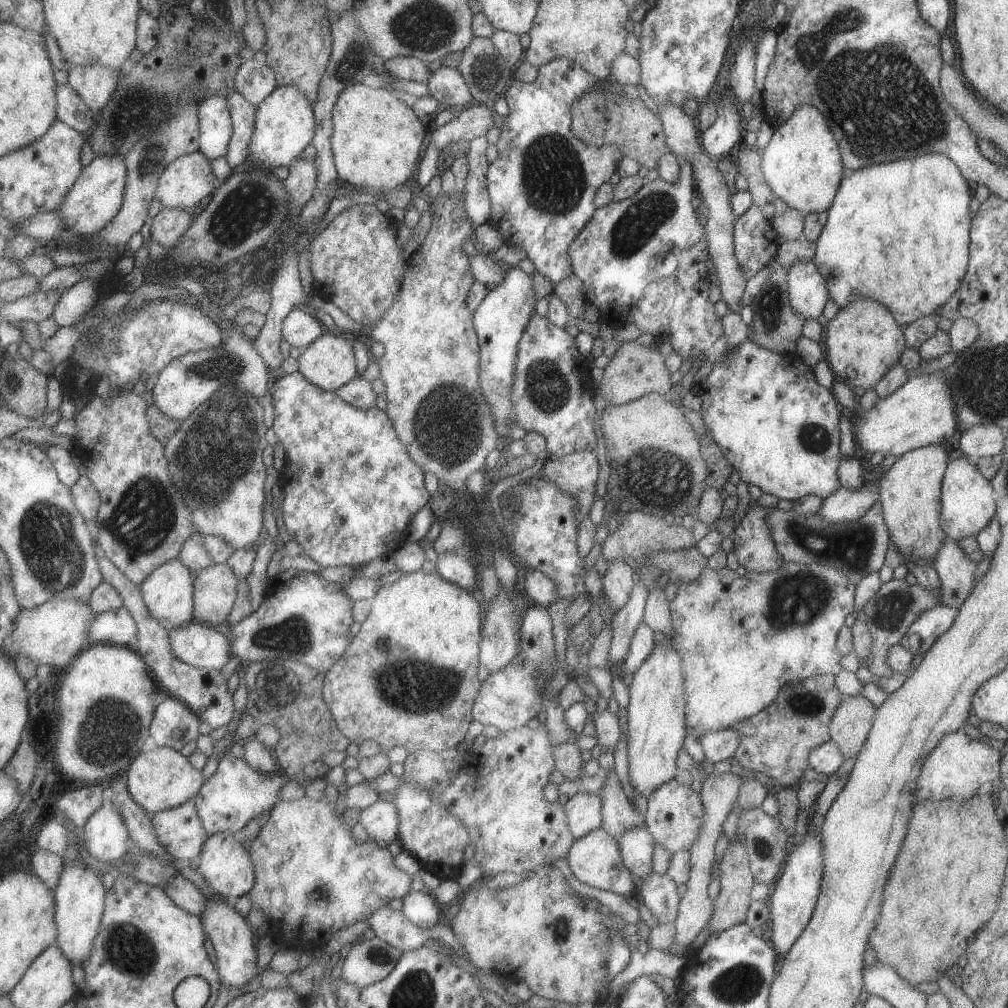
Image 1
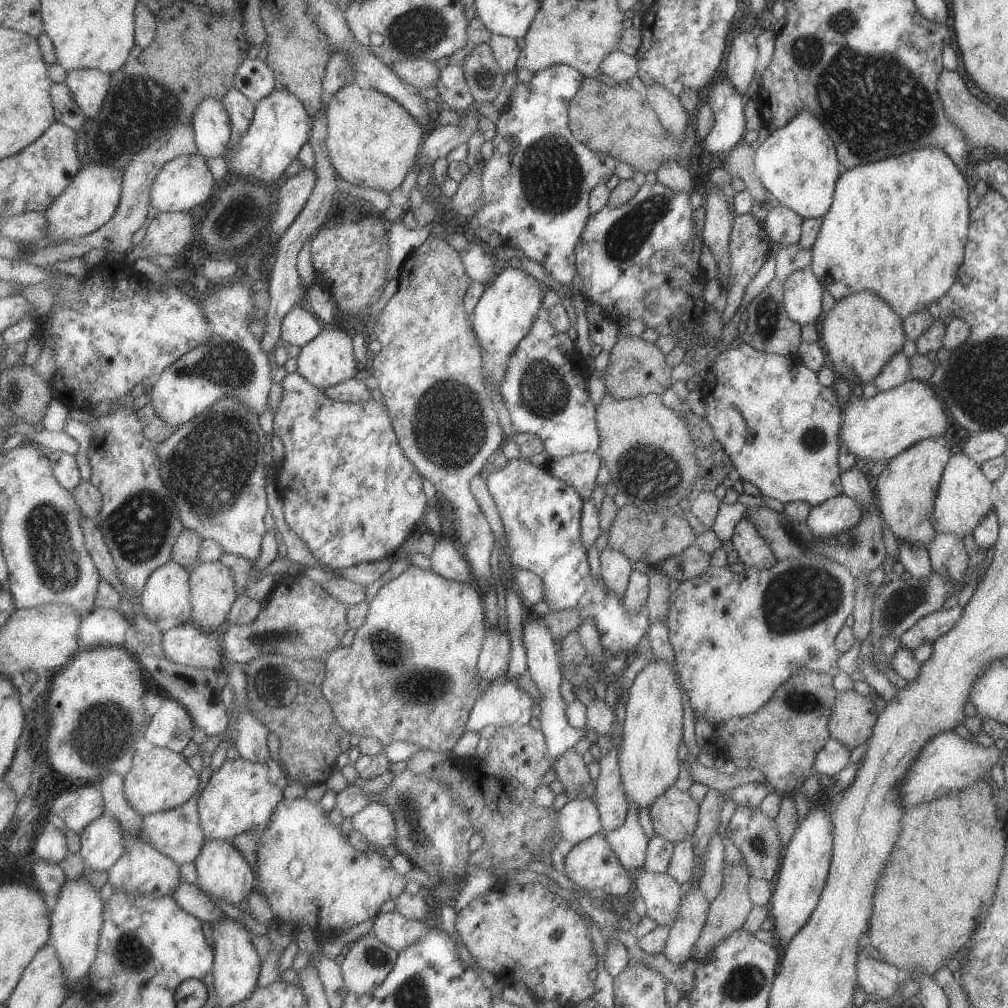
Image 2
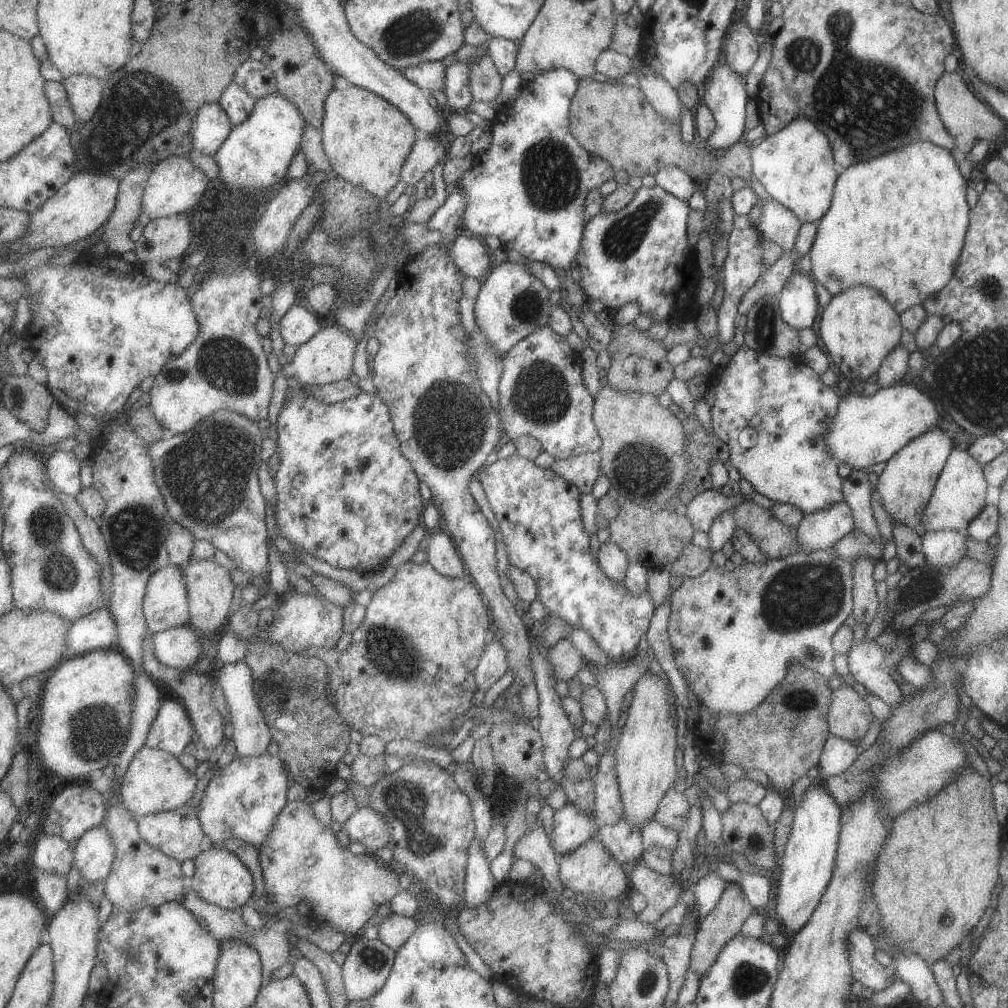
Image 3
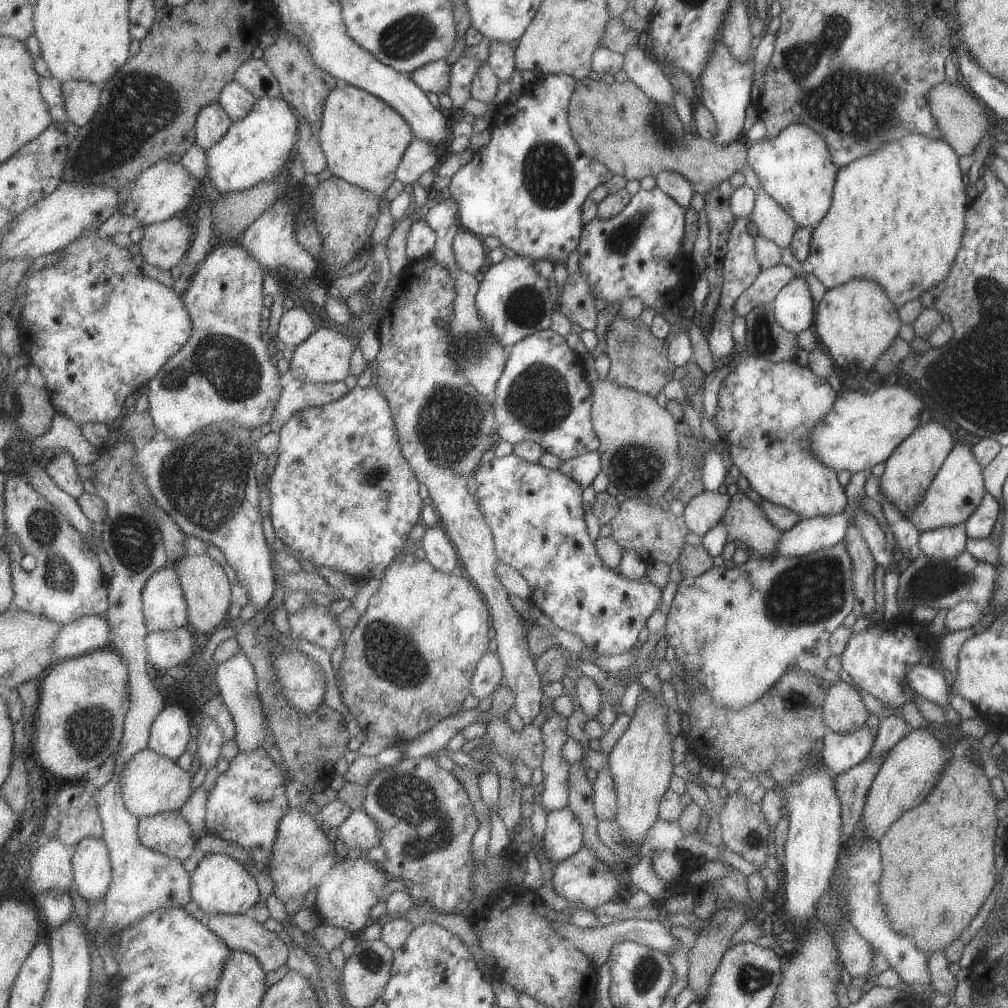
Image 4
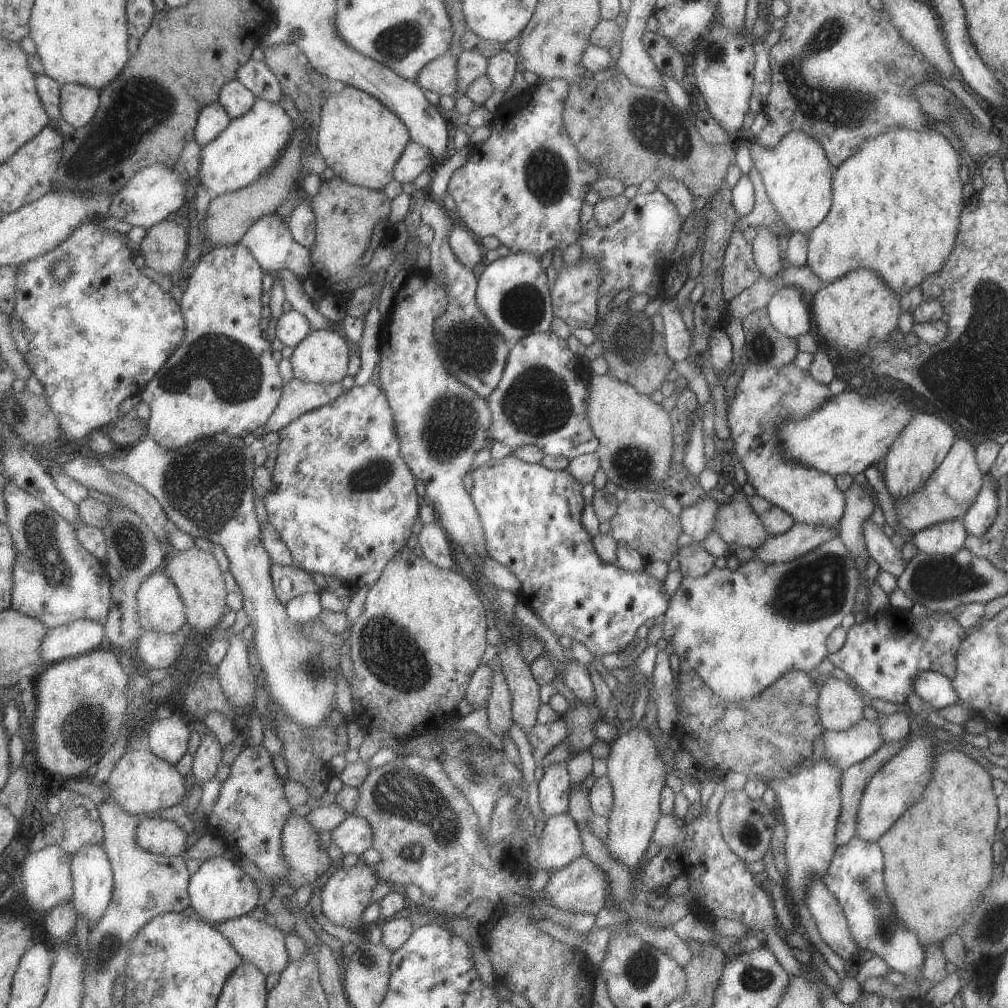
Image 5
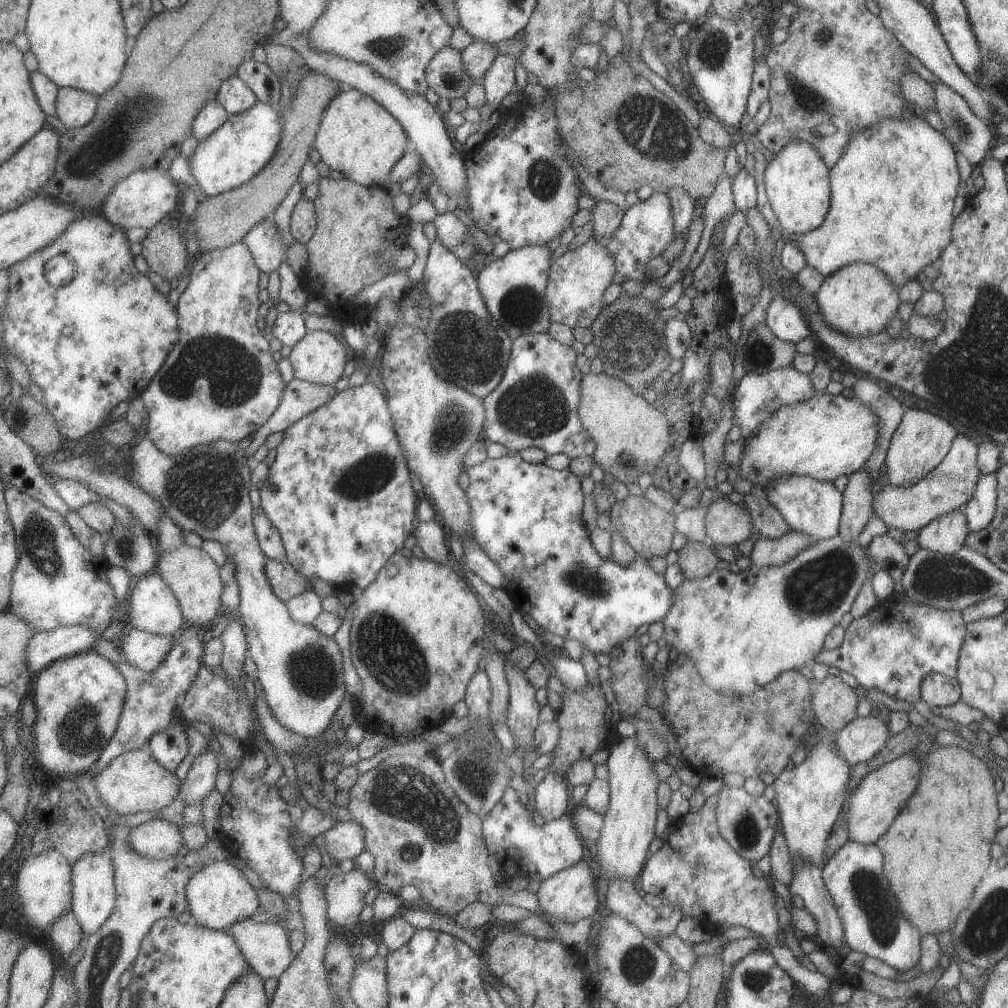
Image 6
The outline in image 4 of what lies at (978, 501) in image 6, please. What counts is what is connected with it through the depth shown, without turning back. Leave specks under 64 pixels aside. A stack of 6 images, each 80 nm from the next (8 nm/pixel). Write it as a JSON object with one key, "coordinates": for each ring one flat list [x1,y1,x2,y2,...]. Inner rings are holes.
{"coordinates":[[985,492,977,508,964,522,964,529,969,539,974,540,989,537,991,530,993,530,993,524,995,524,995,520,997,520,997,514,999,514,997,500,993,497,991,498,991,496]]}

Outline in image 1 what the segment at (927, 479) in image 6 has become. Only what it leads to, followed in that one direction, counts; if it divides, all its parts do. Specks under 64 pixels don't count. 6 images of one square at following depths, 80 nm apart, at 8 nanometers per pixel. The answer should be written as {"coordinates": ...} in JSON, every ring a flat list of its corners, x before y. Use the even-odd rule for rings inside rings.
{"coordinates":[[965,456,946,464,940,488,940,525,947,538,956,541,976,534,996,516,994,490]]}

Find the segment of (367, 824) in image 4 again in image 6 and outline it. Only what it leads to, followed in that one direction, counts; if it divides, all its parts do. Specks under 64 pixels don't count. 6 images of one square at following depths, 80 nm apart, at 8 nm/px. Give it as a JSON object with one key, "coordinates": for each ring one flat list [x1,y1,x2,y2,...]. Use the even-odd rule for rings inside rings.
{"coordinates":[[353,819,339,822,320,841,327,858,333,857,338,862,351,858,355,862,366,850,365,827]]}

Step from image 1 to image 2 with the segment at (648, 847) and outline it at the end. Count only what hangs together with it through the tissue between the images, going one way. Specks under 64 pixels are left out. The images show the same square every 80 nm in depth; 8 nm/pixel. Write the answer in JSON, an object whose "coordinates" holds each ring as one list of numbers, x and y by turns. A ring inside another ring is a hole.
{"coordinates":[[633,806,627,820,619,828,602,830,611,850,627,870,643,869,647,858,648,838,638,821,638,808]]}

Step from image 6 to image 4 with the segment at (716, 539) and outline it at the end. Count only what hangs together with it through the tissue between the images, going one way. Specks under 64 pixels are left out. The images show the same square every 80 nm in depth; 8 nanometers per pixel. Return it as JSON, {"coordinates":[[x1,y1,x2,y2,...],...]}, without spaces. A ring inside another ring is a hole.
{"coordinates":[[737,490,730,498,730,505,725,511,722,523,727,531,728,540,743,543,746,549,749,549,754,555,761,557,775,556,774,553,776,552,777,543,782,532,769,522,761,507,755,505,745,493]]}

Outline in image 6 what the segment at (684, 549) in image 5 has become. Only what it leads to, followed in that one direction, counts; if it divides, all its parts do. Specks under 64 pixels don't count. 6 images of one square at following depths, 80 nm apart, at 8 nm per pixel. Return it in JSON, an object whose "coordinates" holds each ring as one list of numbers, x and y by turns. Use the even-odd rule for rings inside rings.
{"coordinates":[[689,541,677,552,677,563,685,579,700,579,717,568,718,556,707,542]]}

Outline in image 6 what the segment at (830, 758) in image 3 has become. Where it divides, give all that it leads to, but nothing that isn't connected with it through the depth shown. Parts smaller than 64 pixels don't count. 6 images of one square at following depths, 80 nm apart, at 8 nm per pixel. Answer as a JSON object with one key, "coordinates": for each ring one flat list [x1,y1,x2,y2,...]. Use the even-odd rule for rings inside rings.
{"coordinates":[[873,710,867,717,855,717,833,734,834,747,849,766,868,761,875,756,890,732,886,725,887,710]]}

